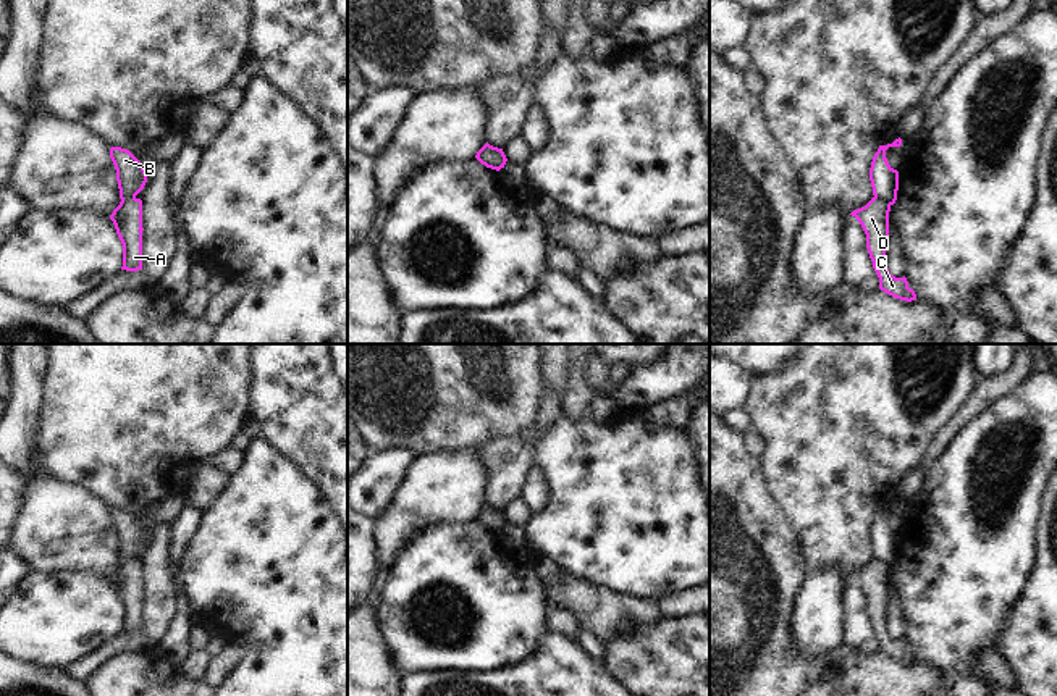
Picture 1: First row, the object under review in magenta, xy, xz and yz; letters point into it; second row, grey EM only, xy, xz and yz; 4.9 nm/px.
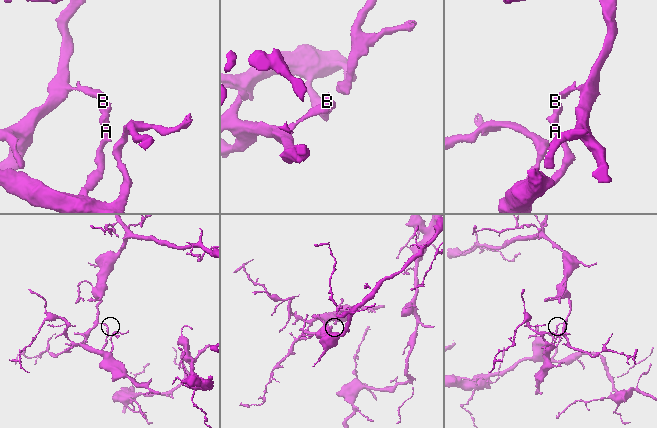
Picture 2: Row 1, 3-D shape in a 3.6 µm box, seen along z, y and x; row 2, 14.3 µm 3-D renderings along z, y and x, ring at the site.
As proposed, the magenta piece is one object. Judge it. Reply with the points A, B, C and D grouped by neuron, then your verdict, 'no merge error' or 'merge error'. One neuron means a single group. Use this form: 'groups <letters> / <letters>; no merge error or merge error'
groups A C D / B; merge error

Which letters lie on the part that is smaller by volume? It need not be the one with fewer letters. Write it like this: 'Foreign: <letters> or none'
Foreign: A, C, D

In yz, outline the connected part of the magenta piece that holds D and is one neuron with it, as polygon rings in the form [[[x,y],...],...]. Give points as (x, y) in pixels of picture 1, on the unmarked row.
[[[873,559],[865,568],[850,577],[858,581],[866,596],[866,610],[873,630],[879,639],[879,651],[900,662],[916,662],[916,656],[908,649],[907,639],[895,639],[886,627],[886,609],[889,602],[889,573],[891,567]]]

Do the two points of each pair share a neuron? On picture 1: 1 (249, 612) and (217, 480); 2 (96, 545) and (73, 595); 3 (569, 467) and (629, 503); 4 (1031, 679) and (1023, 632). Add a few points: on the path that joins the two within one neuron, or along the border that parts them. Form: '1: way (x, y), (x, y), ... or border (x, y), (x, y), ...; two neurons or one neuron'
1: border (230, 477), (225, 488), (202, 512); two neurons
2: border (44, 572), (92, 572), (109, 578); two neurons
3: way (584, 470), (587, 473), (598, 473), (614, 488); one neuron
4: way (1031, 667), (1031, 643); one neuron

